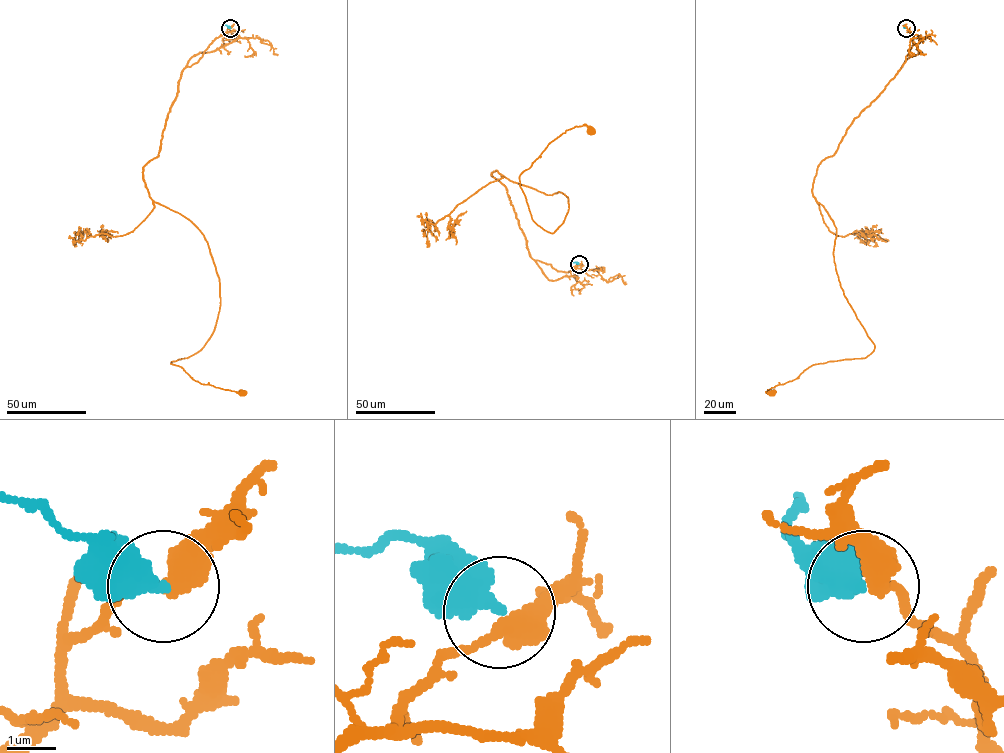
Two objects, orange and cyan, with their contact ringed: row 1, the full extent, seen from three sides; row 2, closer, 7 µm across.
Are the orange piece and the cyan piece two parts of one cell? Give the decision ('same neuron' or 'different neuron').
different neuron

